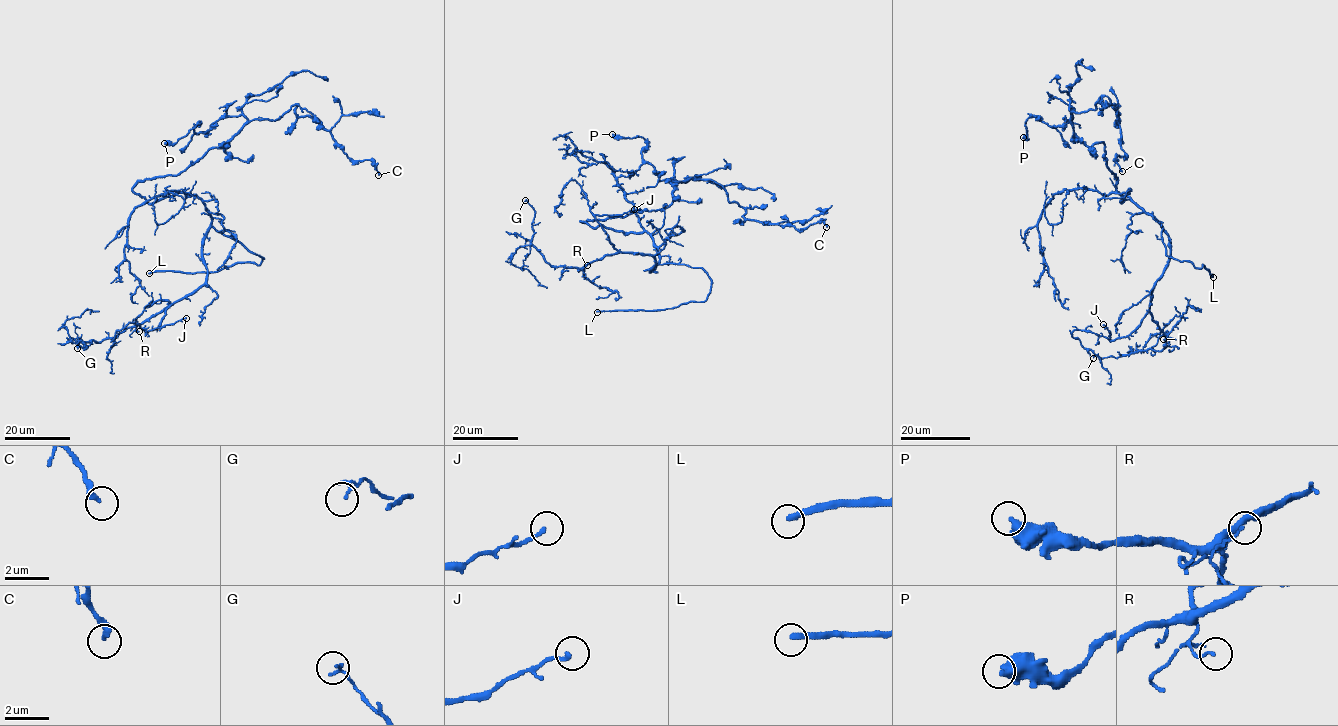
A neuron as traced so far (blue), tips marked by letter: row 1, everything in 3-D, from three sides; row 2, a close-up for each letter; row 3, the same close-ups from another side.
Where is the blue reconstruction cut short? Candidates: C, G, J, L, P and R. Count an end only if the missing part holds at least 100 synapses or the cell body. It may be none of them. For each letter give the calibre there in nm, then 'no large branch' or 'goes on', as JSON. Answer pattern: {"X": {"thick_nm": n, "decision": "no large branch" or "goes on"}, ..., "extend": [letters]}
{"C": {"thick_nm": 260, "decision": "no large branch"}, "G": {"thick_nm": 120, "decision": "no large branch"}, "J": {"thick_nm": 160, "decision": "no large branch"}, "L": {"thick_nm": 280, "decision": "goes on"}, "P": {"thick_nm": 480, "decision": "no large branch"}, "R": {"thick_nm": 100, "decision": "no large branch"}, "extend": ["L"]}

